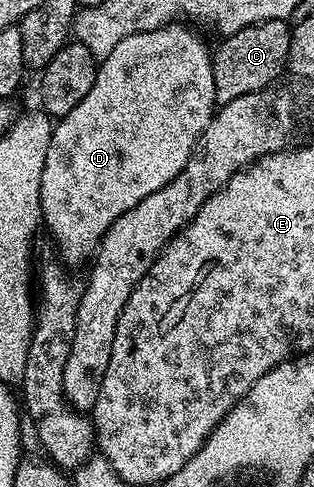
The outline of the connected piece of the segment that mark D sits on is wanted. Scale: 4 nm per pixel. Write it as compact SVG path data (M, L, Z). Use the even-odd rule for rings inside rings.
M171 31L134 33L125 39L121 39L121 43L117 43L109 51L109 55L98 62L95 70L95 82L89 91L89 95L85 95L85 99L81 99L81 103L77 103L77 107L73 107L73 111L69 111L69 115L58 118L54 122L49 151L45 155L45 171L41 171L39 212L42 224L45 229L47 225L52 239L55 240L56 247L59 248L60 255L58 254L58 256L68 266L81 264L87 256L88 260L98 250L99 242L102 241L105 231L117 218L125 215L125 211L137 207L137 203L141 203L141 199L145 199L145 195L153 195L153 191L161 191L161 187L168 185L181 172L185 163L195 151L197 139L203 134L205 127L209 127L211 118L217 112L213 67L211 66L212 50L210 48L207 50L206 43L195 33L167 32Z

